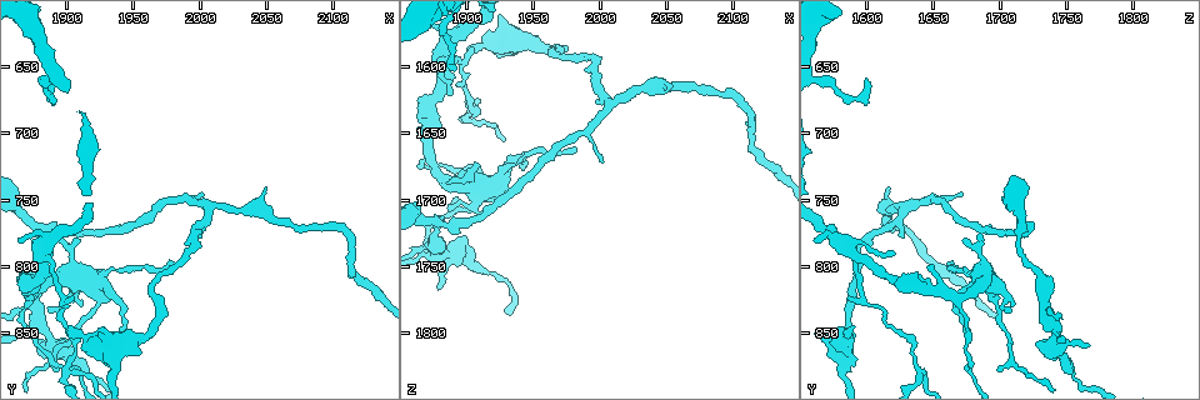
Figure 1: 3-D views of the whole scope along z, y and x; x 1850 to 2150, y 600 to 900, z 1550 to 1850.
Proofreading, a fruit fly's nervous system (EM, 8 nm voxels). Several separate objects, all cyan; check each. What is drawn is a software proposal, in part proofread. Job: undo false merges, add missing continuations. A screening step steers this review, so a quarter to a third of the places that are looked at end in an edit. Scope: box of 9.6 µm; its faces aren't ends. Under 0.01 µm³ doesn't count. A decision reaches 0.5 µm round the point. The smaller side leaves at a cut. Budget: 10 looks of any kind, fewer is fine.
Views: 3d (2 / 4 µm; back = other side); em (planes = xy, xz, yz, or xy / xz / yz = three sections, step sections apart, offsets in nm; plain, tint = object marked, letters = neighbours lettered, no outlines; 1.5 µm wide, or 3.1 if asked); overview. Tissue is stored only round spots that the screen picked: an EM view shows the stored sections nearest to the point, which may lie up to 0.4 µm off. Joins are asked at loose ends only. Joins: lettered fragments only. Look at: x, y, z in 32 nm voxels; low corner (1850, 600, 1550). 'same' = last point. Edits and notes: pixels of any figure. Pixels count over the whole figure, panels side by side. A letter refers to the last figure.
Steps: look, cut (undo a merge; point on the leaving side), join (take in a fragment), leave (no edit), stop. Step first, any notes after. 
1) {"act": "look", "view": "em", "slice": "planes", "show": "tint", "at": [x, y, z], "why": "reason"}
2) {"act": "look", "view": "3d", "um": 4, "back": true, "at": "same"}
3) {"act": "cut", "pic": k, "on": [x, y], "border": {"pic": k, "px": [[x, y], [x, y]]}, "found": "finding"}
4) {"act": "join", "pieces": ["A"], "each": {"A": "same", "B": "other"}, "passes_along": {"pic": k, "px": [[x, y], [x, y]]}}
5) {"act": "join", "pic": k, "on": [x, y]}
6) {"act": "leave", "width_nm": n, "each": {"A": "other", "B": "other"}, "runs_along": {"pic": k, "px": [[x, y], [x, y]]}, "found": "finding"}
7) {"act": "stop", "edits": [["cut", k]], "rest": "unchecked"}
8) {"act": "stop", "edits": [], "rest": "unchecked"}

{"act": "look", "view": "em", "slice": "yz", "step": 4, "show": "tint", "at": [1924, 858, 1582], "why": "thick turns thin"}

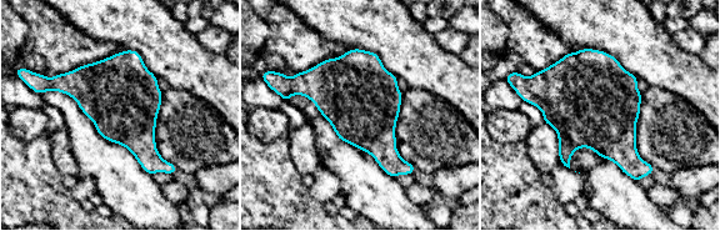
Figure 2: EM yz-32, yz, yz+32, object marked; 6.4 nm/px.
{"act": "look", "view": "em", "slice": "planes", "show": "letters", "at": "same"}

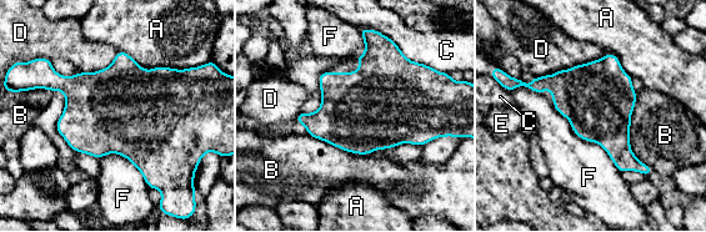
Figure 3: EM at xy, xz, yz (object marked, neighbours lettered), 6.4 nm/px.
{"act": "leave", "each": {"A": "other", "B": "other", "C": "other", "D": "other", "E": "other", "F": "other"}, "border": {"pic": 3, "px": [[551, 100], [621, 172]]}, "found": "continuous, no second neuron"}

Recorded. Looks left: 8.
{"act": "look", "view": "3d", "um": 2, "at": [1876, 824, 1672], "why": "four or more arms meet"}

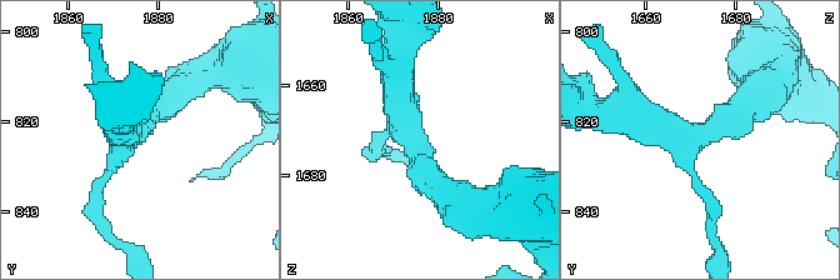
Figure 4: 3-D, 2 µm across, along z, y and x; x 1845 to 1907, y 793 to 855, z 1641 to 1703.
{"act": "look", "view": "em", "slice": "planes", "show": "tint", "at": [1874, 823, 1671], "arms": 4, "why": "need the tissue"}

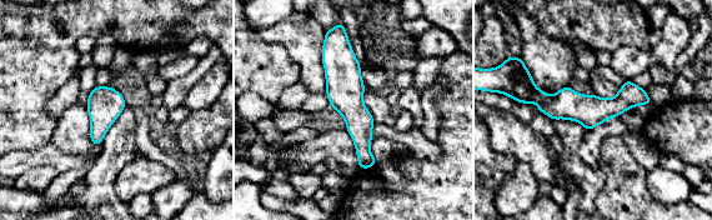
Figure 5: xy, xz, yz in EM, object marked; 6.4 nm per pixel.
{"act": "look", "view": "em", "slice": "planes", "show": "letters", "at": "same"}

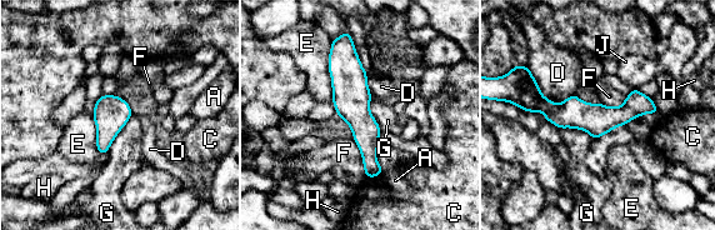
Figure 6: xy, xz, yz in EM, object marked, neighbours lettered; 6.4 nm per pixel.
{"act": "leave", "width_nm": 200, "each": {"A": "other", "C": "other", "D": "other", "E": "other", "F": "other", "G": "other", "H": "other", "J": "other"}, "border": {"pic": 6, "px": [[133, 114], [106, 153]]}, "found": "all the same neuron"}

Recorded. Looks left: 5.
{"act": "look", "view": "3d", "um": 2, "at": [1964, 816, 1588], "why": "sharp bend"}

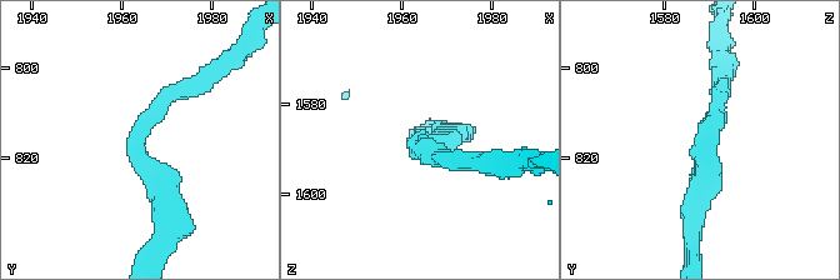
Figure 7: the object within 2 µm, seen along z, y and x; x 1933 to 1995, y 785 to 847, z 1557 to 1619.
{"act": "look", "view": "em", "slice": "xy", "step": 4, "show": "tint", "at": [1963, 815, 1590]}

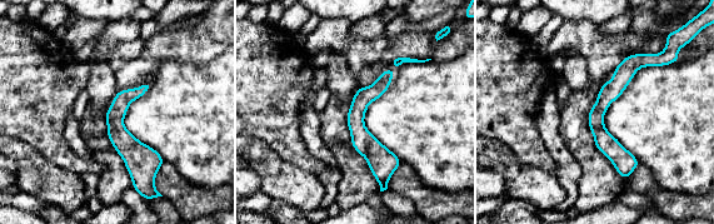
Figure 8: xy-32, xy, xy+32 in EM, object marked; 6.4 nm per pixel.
{"act": "look", "view": "em", "slice": "planes", "show": "letters", "at": "same"}

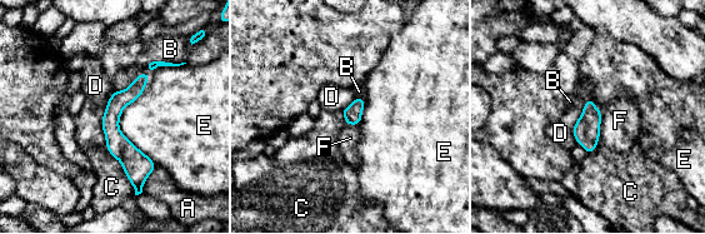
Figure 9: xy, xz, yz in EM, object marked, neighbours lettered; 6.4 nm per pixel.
{"act": "leave", "each": {"A": "other", "B": "other", "C": "other", "D": "other", "E": "other", "F": "other"}, "border": {"pic": 9, "px": [[106, 100], [105, 148], [135, 194]]}, "found": "all the same neuron"}

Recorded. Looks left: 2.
{"act": "look", "view": "em", "slice": "planes", "show": "letters", "at": [1878, 860, 1766], "why": "free end"}

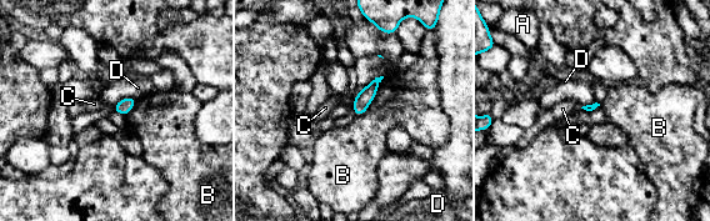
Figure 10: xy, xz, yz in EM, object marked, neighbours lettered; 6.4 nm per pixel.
{"act": "leave", "longest_contact_nm": ["B", 320], "each": {"A": "other", "B": "other", "C": "other", "D": "other"}, "border": {"pic": 10, "px": [[135, 99], [123, 98], [111, 108]]}, "found": "no lettered fragment goes on from it"}

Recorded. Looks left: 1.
{"act": "stop", "edits": [], "rest": "unchecked"}

